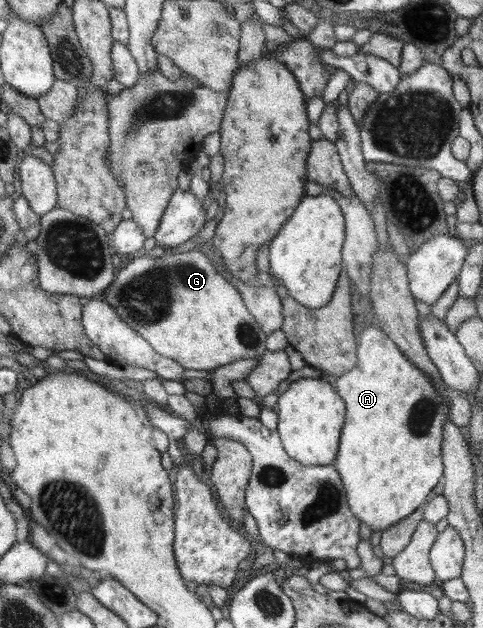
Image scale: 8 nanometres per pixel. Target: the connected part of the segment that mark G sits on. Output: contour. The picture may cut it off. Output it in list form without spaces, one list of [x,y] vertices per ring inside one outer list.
[[[193,249],[187,252],[170,253],[169,251],[163,251],[159,258],[153,258],[154,255],[137,255],[139,258],[135,258],[133,262],[129,262],[125,268],[121,266],[119,272],[116,271],[115,281],[107,288],[103,300],[107,304],[110,304],[119,315],[119,318],[123,319],[135,332],[138,332],[143,338],[147,339],[147,342],[159,353],[161,356],[176,360],[184,369],[187,370],[215,370],[216,368],[225,366],[233,361],[246,358],[260,358],[260,356],[266,351],[266,337],[263,329],[259,326],[259,323],[255,320],[255,317],[248,311],[242,299],[241,293],[237,291],[235,286],[232,286],[217,273],[217,270],[213,266],[209,256],[205,255],[197,249]]]

